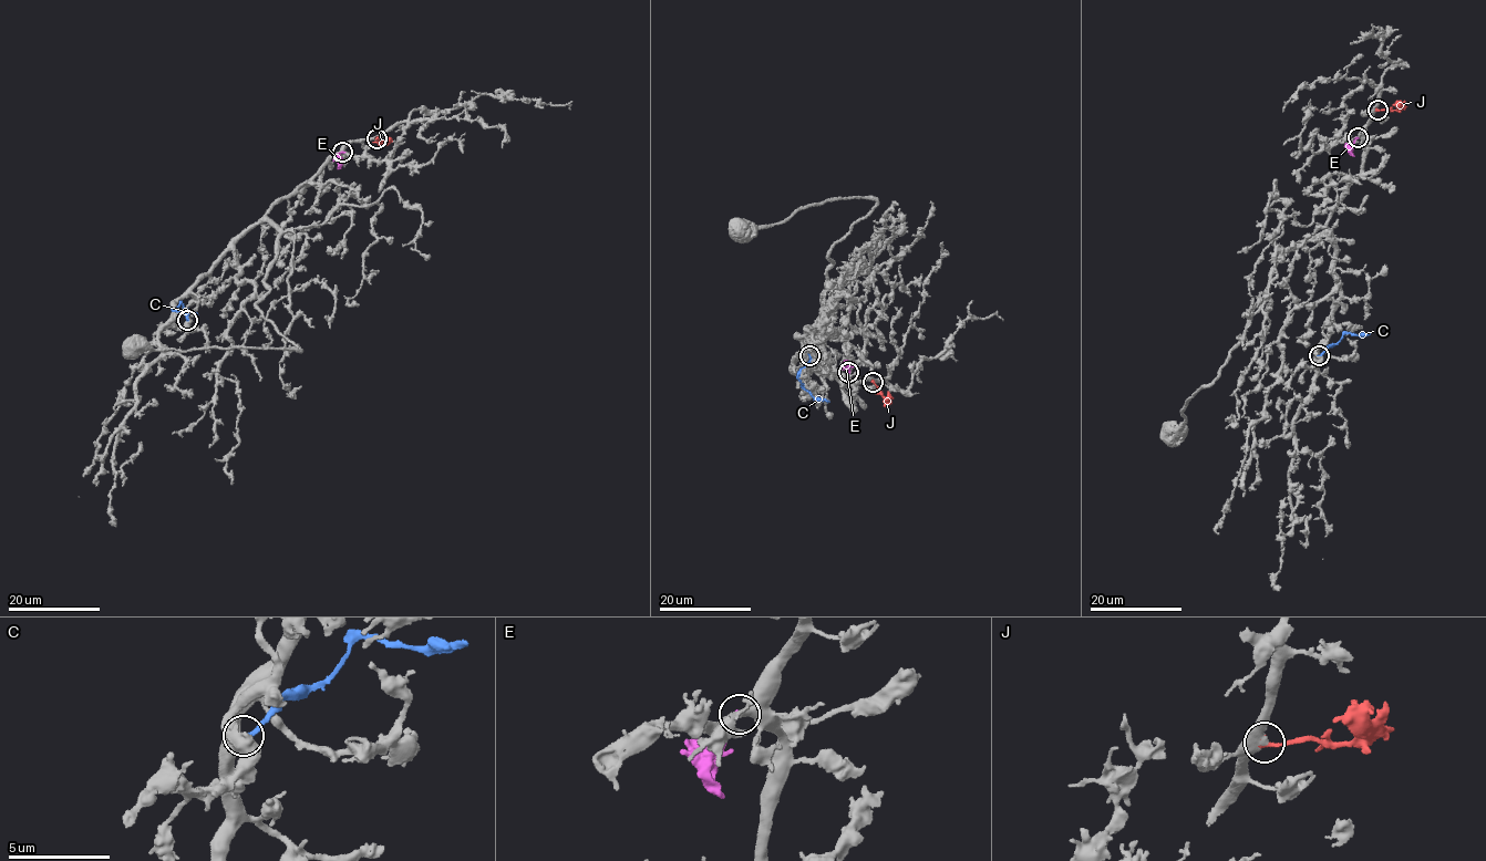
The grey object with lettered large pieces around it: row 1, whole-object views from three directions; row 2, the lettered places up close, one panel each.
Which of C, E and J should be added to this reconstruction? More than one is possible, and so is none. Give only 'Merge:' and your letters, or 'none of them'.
Merge: J

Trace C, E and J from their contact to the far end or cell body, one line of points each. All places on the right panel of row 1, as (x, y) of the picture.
C: (1319, 355), (1345, 333), (1370, 333)
E: (1356, 137), (1352, 143), (1354, 156)
J: (1376, 110), (1396, 110), (1405, 101)

